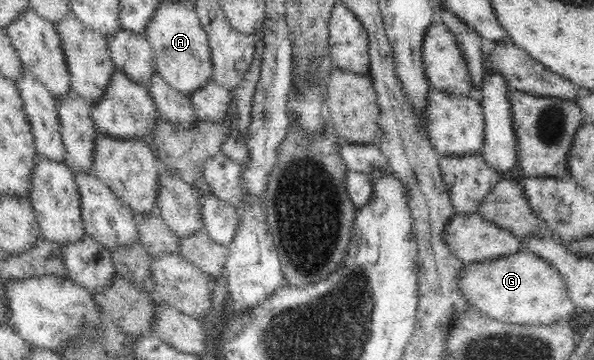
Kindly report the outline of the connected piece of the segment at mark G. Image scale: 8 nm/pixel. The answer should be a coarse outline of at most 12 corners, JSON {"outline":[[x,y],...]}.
{"outline":[[523,250],[466,264],[475,313],[522,325],[575,312],[561,273]]}

